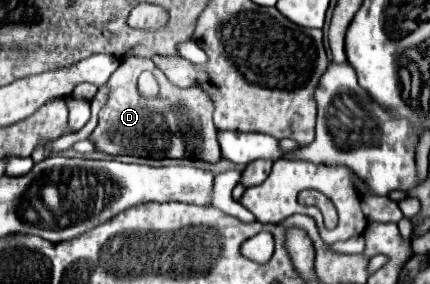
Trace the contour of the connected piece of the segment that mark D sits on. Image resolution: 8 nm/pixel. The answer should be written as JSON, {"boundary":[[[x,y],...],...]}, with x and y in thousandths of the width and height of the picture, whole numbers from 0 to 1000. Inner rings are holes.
{"boundary":[[[307,197],[288,211],[247,289],[251,352],[228,394],[228,444],[214,465],[223,521],[247,542],[302,542],[335,556],[460,556],[488,577],[516,563],[507,458],[493,401],[498,366],[484,331],[460,310],[409,310],[351,208]],[[349,246],[372,303],[367,338],[335,345],[321,324],[321,268]]]}

